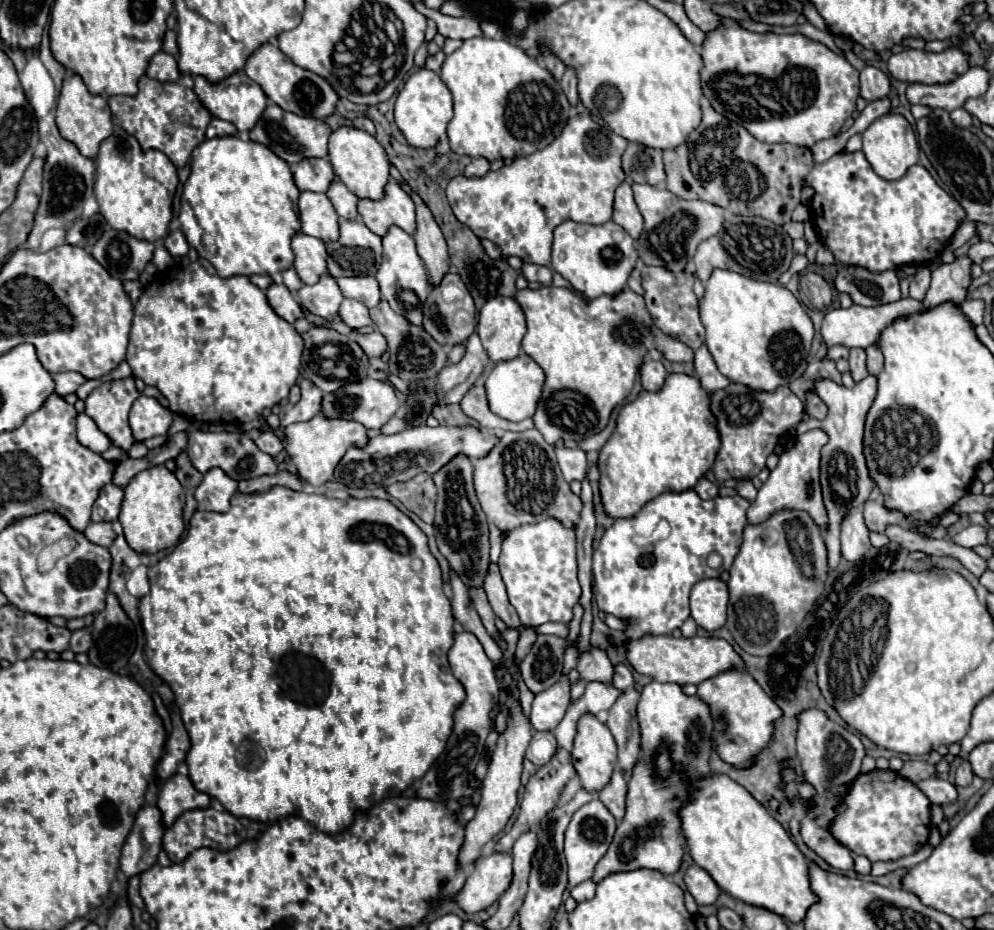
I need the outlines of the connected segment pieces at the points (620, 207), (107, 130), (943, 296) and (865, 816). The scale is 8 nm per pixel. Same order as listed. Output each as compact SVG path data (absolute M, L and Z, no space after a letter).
M625 182L615 192L615 208L613 208L613 222L619 224L631 238L639 238L643 232L643 216L633 200L631 186Z
M67 76L57 104L57 128L61 136L73 142L85 158L95 158L99 152L99 144L113 134L113 122L111 122L107 98L89 94L87 86L79 76Z
M957 256L951 264L941 264L931 272L931 286L925 294L925 308L935 308L941 302L963 302L971 286L971 260Z
M871 770L861 772L851 782L841 804L835 806L829 832L839 844L859 856L867 856L871 862L893 862L925 846L929 826L931 802L911 780L893 770Z

